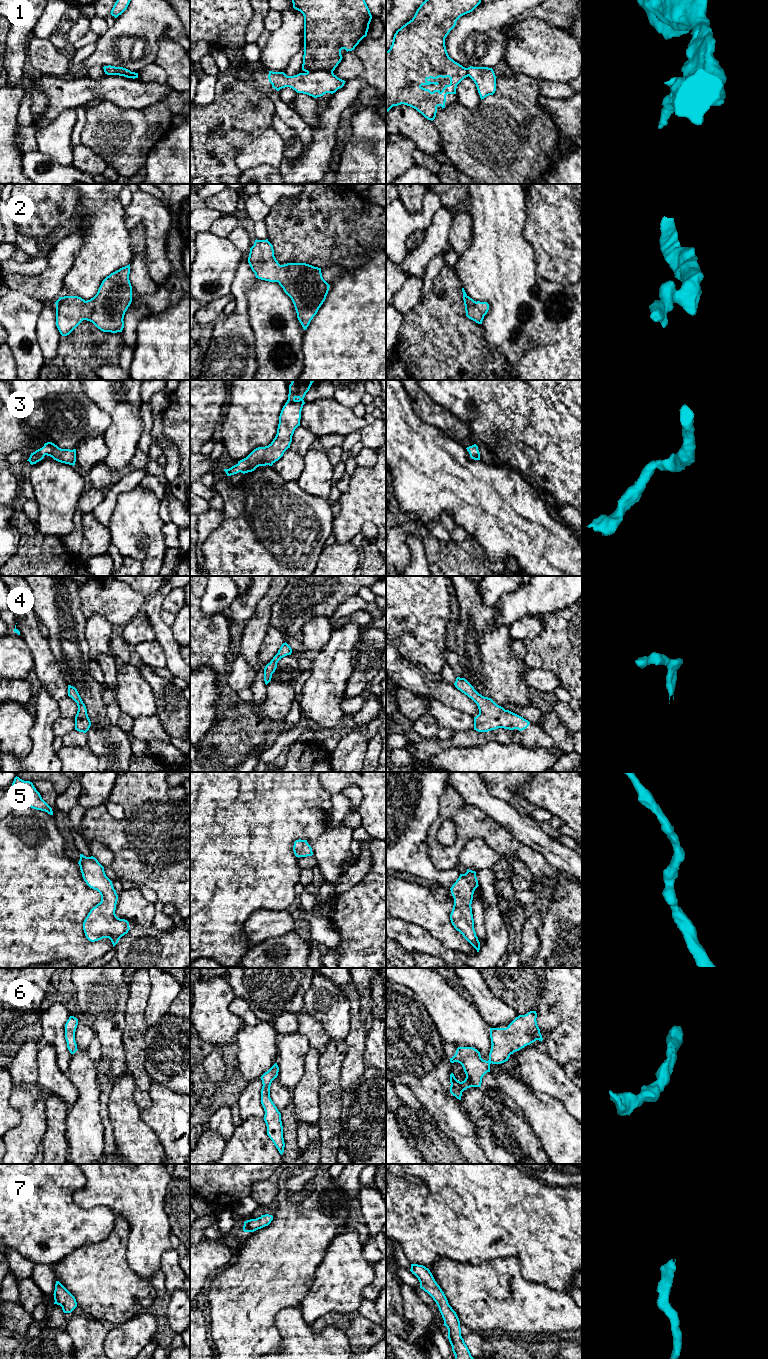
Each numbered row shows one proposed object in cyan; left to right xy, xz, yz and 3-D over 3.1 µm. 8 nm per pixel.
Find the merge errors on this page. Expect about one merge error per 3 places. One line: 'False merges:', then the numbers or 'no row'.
False merges: 1

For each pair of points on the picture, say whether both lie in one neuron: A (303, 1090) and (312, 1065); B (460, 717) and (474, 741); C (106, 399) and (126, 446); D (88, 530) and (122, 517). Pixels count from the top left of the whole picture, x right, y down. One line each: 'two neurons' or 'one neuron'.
A: one neuron
B: two neurons
C: one neuron
D: two neurons

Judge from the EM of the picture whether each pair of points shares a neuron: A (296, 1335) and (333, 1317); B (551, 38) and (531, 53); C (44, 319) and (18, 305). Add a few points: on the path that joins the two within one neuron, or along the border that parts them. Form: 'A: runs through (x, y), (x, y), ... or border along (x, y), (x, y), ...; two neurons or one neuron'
A: border along (311, 1325), (317, 1332), (329, 1326), (336, 1327); two neurons
B: runs through (546, 43), (539, 50), (536, 50); one neuron
C: border along (45, 304), (37, 321), (36, 339); two neurons

